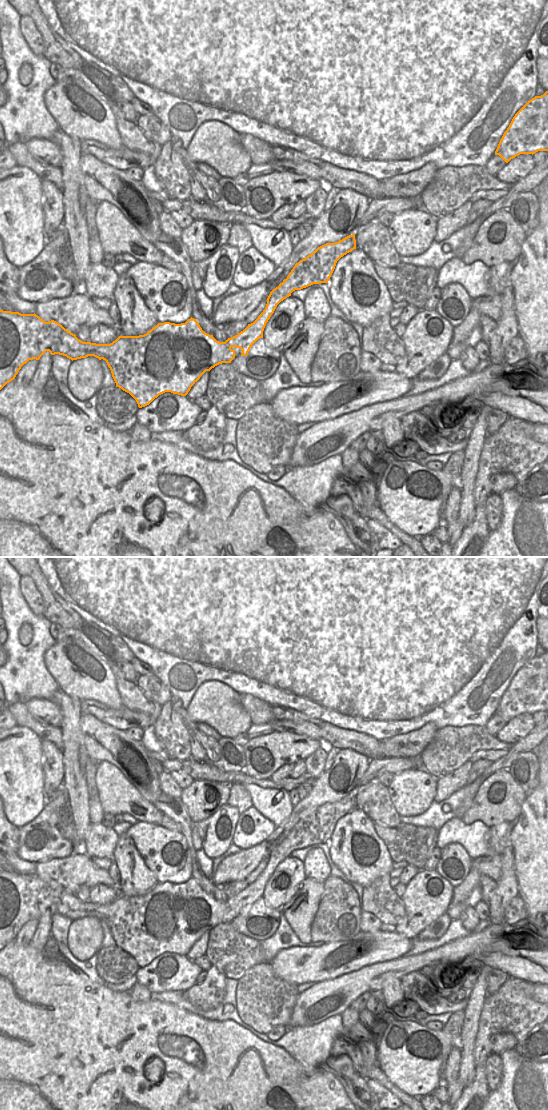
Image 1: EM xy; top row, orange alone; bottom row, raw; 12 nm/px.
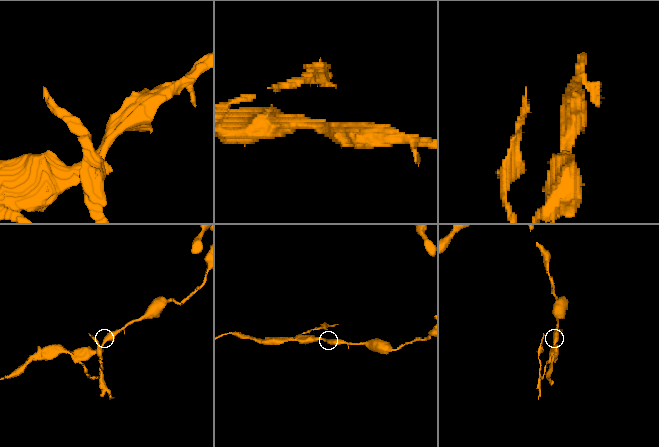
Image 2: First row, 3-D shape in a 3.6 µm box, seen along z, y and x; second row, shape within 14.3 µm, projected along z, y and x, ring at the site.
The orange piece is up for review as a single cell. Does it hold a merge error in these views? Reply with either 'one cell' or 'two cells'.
one cell

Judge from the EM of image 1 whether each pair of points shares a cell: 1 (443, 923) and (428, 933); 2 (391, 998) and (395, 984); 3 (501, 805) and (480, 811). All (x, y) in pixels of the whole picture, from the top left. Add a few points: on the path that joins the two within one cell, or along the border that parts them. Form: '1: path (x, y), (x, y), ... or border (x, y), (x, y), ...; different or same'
1: path (441, 927), (432, 931); same
2: path (393, 995), (393, 987); same
3: path (496, 805), (485, 807); same

